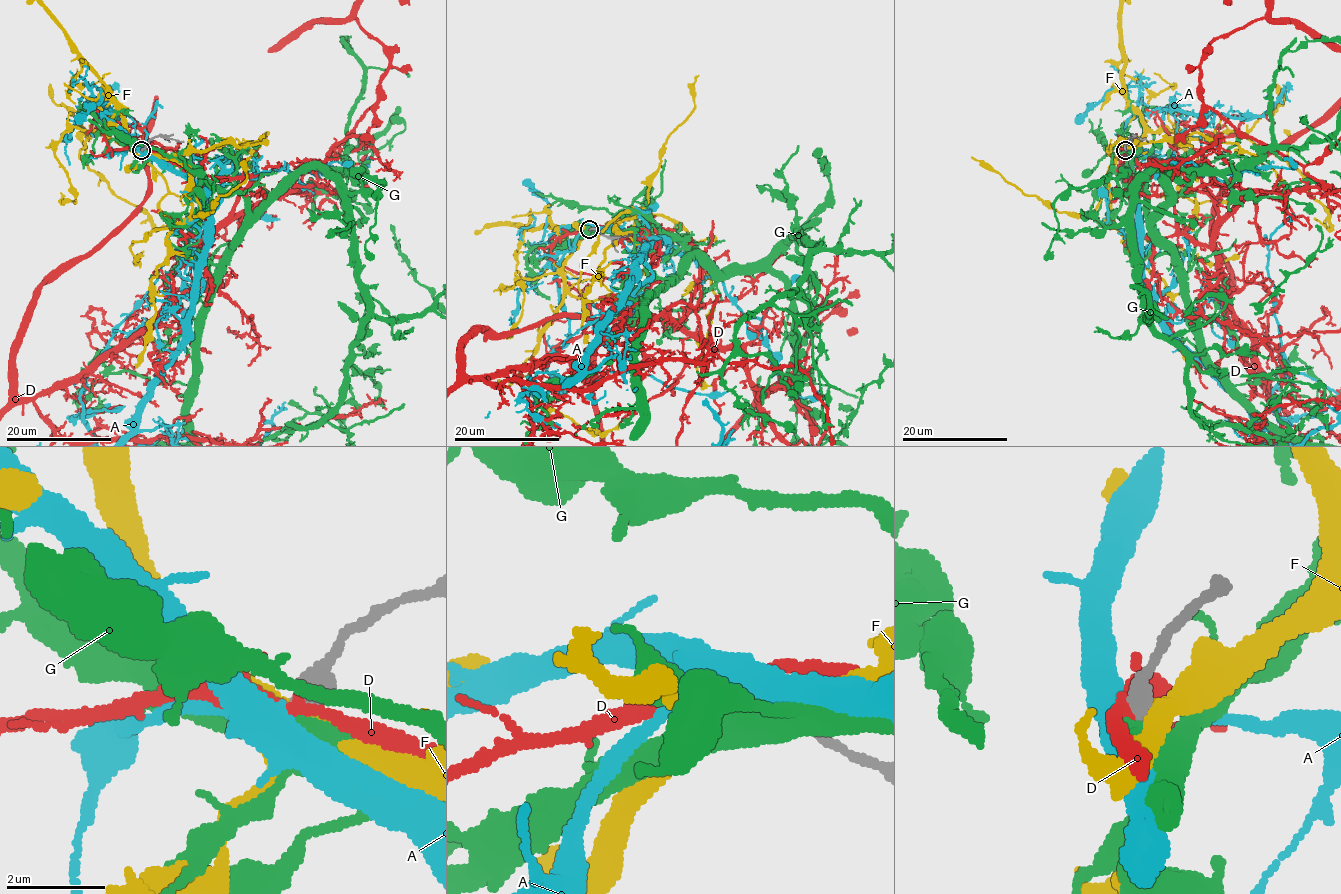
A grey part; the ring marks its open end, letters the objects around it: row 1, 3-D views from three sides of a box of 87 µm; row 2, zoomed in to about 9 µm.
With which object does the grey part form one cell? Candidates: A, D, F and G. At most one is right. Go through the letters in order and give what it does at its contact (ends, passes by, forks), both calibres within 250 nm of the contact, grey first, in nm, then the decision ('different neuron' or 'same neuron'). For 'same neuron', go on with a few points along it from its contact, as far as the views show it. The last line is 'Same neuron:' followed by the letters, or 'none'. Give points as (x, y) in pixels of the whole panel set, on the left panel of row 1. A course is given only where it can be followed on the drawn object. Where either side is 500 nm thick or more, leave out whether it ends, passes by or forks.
A: it forks | 440/480 nm | different neuron
D: 500/280 nm | different neuron
F: it forks | 480/400 nm | same neuron
G: it forks | 440/480 nm | different neuron
Same neuron: F

